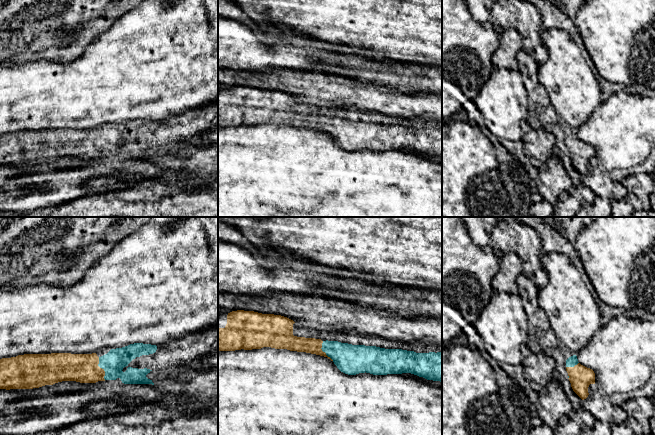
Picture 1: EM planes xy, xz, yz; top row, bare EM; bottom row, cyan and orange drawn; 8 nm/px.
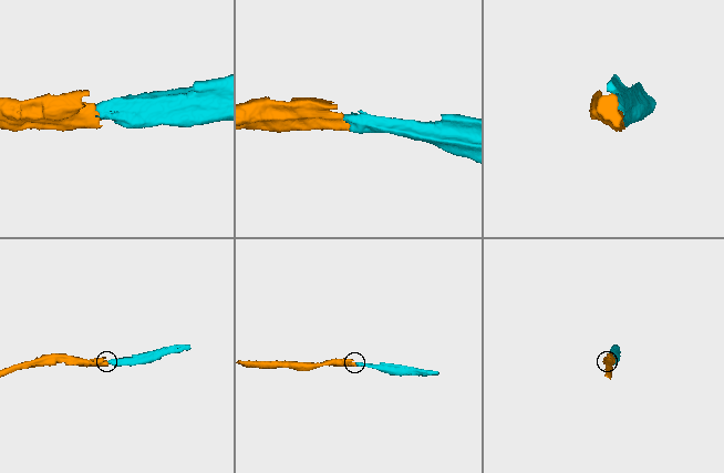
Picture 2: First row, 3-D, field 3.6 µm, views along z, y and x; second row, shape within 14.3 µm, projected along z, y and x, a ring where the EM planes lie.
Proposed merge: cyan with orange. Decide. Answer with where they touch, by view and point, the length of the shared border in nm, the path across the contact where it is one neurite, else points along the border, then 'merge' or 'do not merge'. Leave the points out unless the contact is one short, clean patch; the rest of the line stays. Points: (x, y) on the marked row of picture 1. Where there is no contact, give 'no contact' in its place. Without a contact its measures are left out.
meets cyan in xy at (101, 367); contact 190 nm long; runs through xy (113, 362), (108, 367), (101, 367), (83, 368); merge

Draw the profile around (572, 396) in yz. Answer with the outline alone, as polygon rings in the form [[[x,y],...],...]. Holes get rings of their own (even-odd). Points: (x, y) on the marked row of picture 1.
[[[562,378],[560,383],[569,399],[573,404],[572,414],[581,422],[582,428],[591,428],[597,421],[595,417],[581,405],[582,399],[573,391],[568,378]]]

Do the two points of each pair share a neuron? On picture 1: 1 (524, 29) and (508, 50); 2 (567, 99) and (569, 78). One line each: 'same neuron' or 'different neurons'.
1: different neurons
2: same neuron

